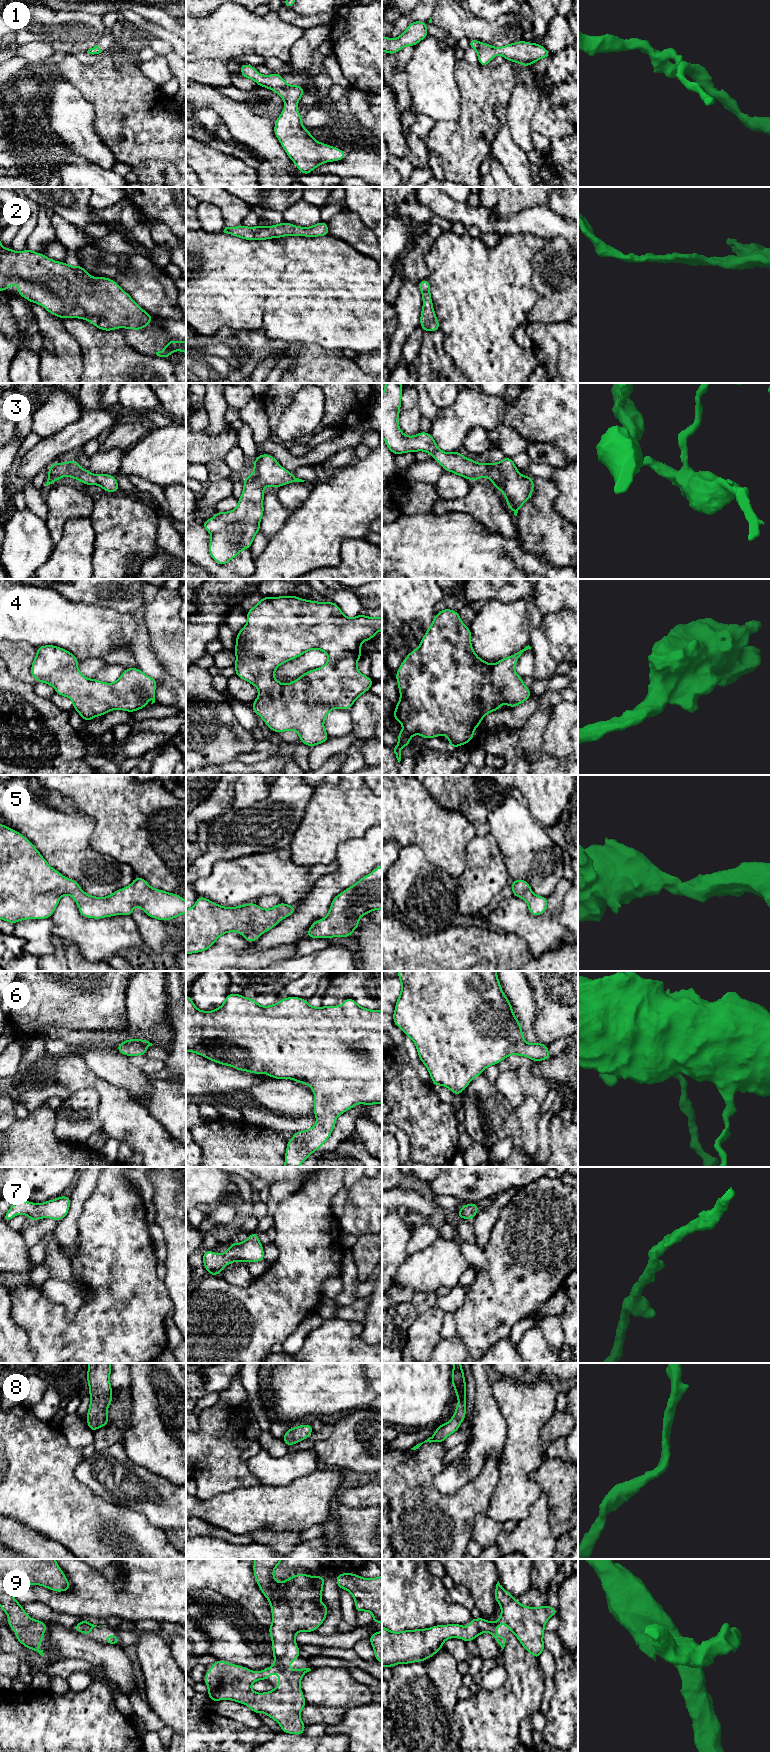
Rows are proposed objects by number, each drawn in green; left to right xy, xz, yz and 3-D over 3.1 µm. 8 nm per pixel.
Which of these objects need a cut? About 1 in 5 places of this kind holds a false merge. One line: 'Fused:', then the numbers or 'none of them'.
Fused: none of them

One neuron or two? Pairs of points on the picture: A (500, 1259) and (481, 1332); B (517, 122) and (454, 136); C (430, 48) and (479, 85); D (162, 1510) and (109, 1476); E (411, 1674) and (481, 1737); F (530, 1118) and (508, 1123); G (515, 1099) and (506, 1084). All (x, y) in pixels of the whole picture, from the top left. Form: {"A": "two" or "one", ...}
{"A": "one", "B": "two", "C": "two", "D": "one", "E": "two", "F": "two", "G": "one"}

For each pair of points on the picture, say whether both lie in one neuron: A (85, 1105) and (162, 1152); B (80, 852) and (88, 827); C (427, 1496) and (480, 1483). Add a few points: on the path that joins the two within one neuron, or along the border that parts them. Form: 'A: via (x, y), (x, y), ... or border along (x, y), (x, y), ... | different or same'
A: border along (94, 1090), (98, 1094), (98, 1117), (102, 1128) | different
B: via (80, 846), (80, 835), (82, 833) | same
C: via (440, 1501), (462, 1501), (467, 1496) | same

